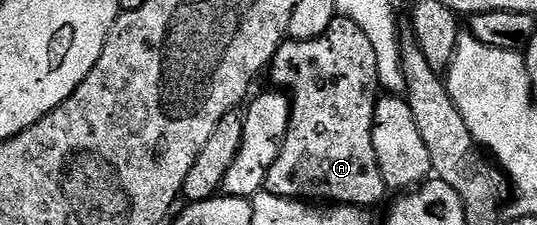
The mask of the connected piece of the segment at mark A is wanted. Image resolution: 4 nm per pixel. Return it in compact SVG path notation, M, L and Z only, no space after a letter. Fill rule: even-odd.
M337 17L330 25L330 29L322 37L317 39L288 39L281 43L276 56L272 58L270 72L277 88L290 93L290 102L292 105L292 120L288 123L288 132L284 138L282 149L278 153L278 161L270 165L268 174L267 190L280 199L299 199L301 201L331 201L336 205L347 205L350 207L363 207L372 209L372 206L379 201L383 195L386 195L382 169L378 169L378 157L374 157L374 141L372 140L372 126L374 125L374 109L376 101L381 94L382 88L378 81L378 57L374 57L374 48L370 46L370 40L366 38L366 33L354 25L354 21L341 19Z

